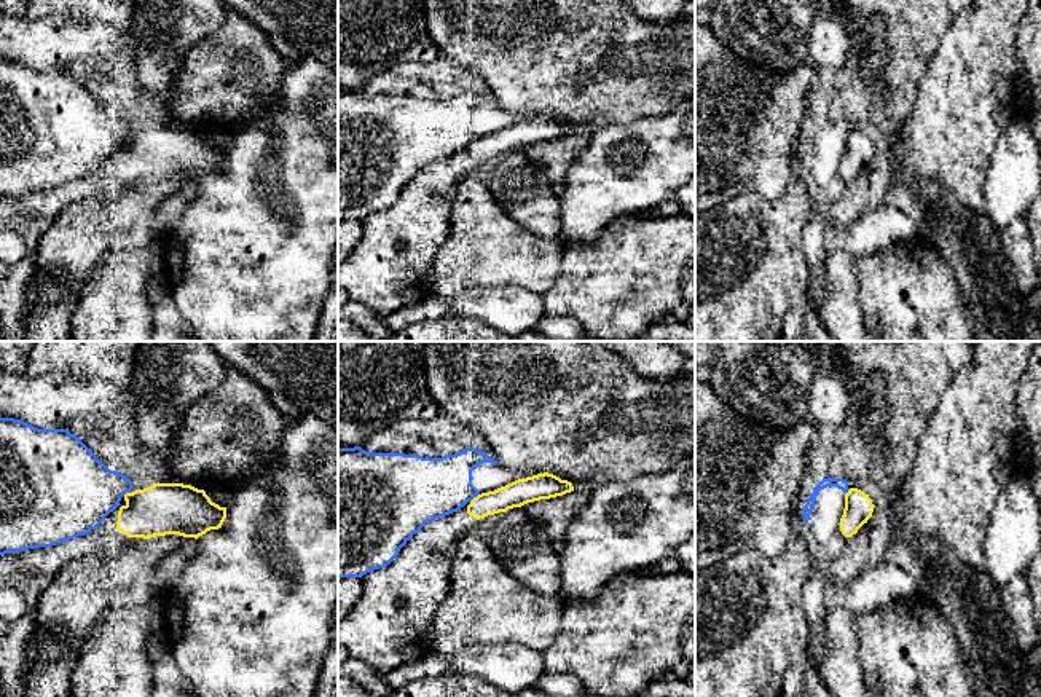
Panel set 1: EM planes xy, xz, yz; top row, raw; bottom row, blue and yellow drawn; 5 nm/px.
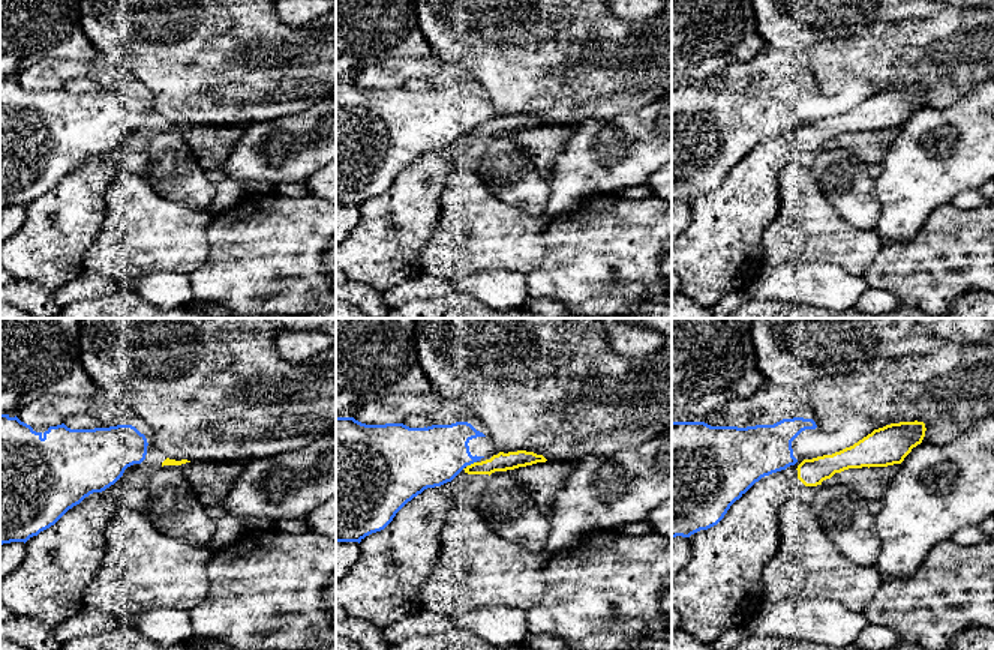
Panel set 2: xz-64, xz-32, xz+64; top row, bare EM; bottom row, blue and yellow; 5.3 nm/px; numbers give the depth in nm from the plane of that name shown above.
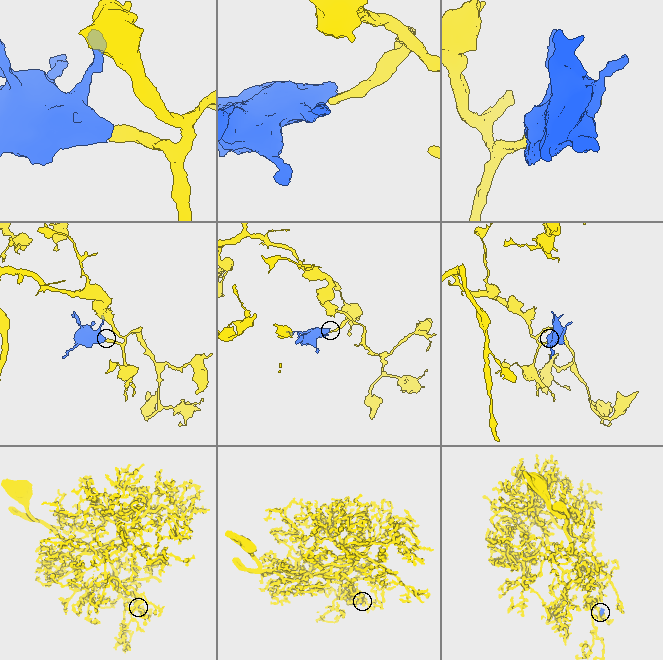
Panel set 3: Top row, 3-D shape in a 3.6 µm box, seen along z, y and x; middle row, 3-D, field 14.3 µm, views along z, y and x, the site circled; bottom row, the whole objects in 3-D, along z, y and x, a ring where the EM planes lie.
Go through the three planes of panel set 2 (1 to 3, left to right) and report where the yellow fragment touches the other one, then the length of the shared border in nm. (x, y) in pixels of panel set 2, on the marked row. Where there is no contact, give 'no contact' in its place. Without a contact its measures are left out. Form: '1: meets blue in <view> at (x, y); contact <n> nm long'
1: no contact
2: meets blue in xz-32 at (471, 463); contact 50 nm long
3: no contact

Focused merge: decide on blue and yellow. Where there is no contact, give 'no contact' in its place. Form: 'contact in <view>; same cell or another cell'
contact in xz; another cell

